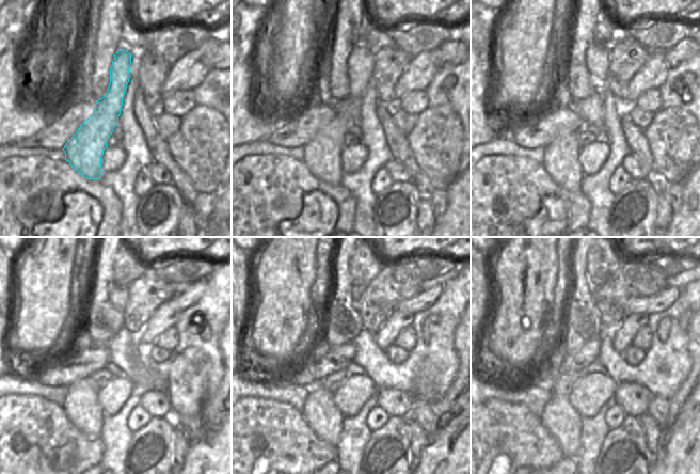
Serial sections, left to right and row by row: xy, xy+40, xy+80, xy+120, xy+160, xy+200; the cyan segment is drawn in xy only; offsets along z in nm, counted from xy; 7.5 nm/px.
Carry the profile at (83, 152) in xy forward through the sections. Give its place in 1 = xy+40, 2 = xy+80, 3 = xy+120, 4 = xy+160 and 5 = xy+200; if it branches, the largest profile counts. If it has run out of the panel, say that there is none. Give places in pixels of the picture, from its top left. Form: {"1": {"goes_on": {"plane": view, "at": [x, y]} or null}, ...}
{"1": {"goes_on": {"plane": "xy+40", "at": [322, 154]}}, "2": {"goes_on": {"plane": "xy+80", "at": [560, 158]}}, "3": {"goes_on": {"plane": "xy+120", "at": [81, 407]}}, "4": {"goes_on": {"plane": "xy+160", "at": [320, 412]}}, "5": {"goes_on": {"plane": "xy+200", "at": [559, 417]}}}

